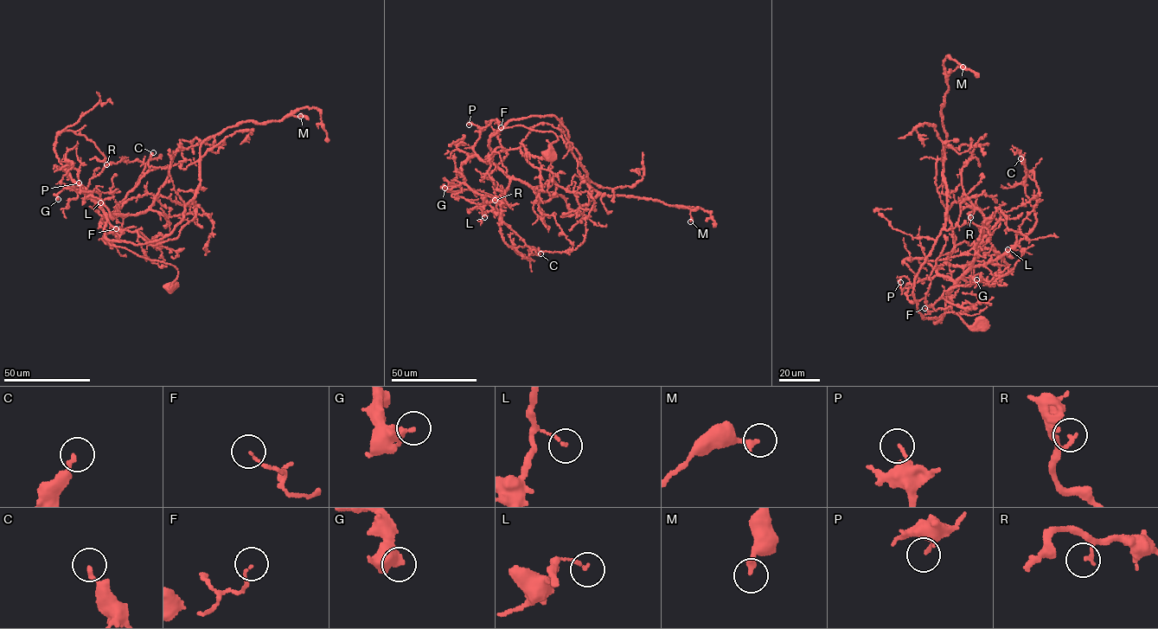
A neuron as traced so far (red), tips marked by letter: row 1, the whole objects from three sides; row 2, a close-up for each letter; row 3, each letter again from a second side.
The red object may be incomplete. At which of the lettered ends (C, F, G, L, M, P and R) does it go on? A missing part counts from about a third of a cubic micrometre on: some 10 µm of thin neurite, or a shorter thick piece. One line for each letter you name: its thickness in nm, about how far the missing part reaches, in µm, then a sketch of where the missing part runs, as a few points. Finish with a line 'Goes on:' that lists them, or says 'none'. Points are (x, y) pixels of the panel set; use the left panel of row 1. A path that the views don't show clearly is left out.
Goes on: none

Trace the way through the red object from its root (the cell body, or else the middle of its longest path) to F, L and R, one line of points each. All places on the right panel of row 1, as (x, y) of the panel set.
F: (980, 325), (969, 326), (952, 311), (934, 323), (941, 322), (950, 292), (947, 308), (924, 308)
L: (980, 325), (952, 311), (934, 323), (955, 284), (937, 268), (1007, 249)
R: (980, 325), (952, 311), (934, 323), (955, 284), (937, 267), (967, 265), (984, 249), (997, 255), (970, 217)

